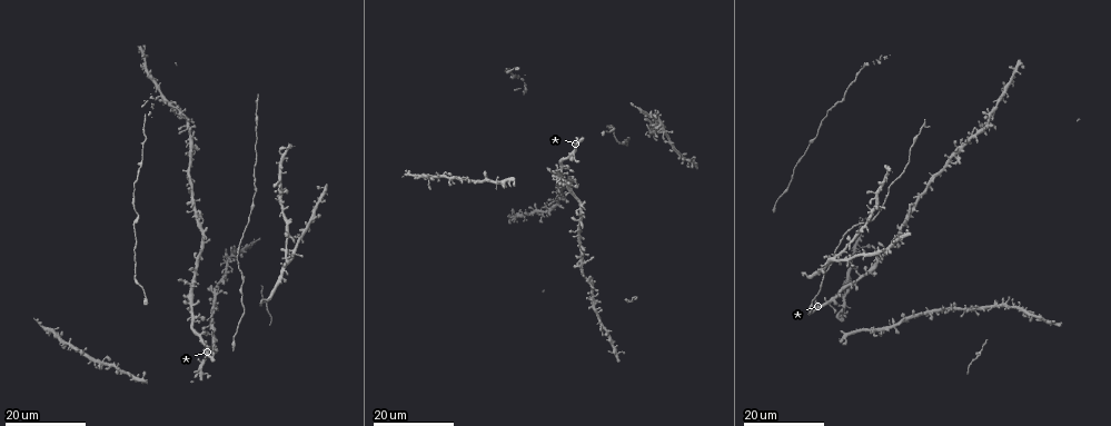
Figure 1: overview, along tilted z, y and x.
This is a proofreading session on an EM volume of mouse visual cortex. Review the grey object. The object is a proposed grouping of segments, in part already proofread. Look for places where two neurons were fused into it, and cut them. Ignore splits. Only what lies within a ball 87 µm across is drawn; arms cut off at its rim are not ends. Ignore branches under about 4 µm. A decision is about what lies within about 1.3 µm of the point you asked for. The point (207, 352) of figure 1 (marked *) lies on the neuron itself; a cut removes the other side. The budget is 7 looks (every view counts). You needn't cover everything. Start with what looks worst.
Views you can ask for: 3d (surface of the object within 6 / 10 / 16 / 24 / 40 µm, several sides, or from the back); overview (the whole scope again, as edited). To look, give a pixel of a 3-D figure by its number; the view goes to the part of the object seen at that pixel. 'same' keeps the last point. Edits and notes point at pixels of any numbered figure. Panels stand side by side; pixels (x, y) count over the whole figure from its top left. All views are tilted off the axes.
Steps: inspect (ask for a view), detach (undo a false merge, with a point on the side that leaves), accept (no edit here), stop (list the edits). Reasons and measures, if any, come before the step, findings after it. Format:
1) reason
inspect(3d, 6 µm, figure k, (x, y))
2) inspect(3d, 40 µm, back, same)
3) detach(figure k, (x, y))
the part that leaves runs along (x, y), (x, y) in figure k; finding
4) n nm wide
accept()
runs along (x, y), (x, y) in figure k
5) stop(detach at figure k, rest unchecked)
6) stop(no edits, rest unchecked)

inspect(3d, 16 µm, figure 1, (958, 149))

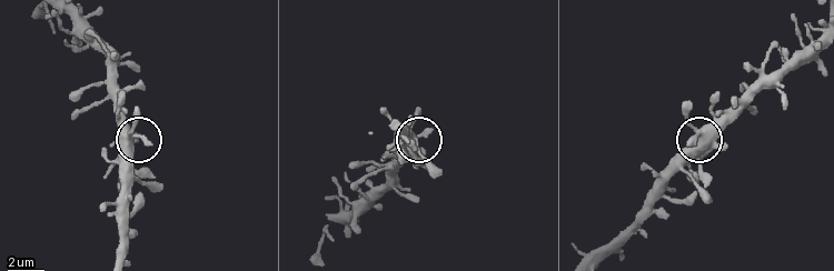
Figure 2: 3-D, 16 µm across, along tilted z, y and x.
inspect(3d, 10 µm, figure 2, (137, 136))

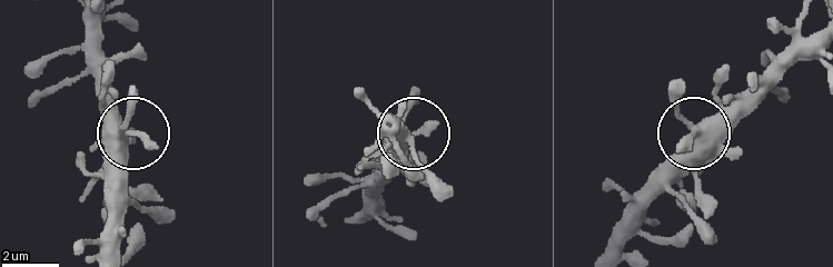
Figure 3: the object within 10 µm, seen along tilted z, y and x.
accept()
one neuron here

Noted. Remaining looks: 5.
thick turns thin
inspect(3d, 16 µm, figure 1, (980, 353))

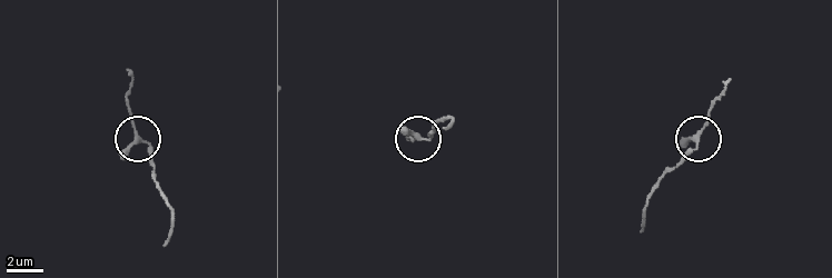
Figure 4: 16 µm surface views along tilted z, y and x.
inspect(3d, 10 µm, figure 4, (135, 129))

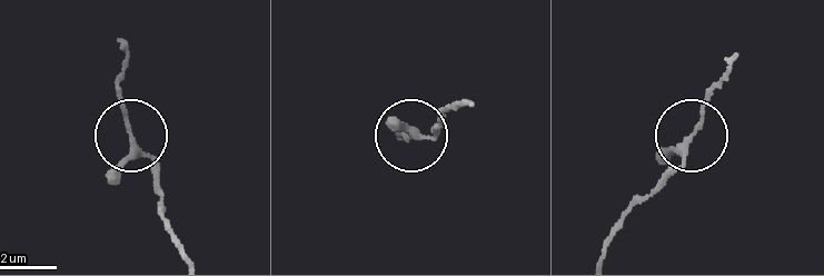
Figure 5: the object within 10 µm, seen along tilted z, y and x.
3 arms
accept()
all the same neuron

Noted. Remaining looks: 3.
looks like a crossing
inspect(3d, 24 µm, figure 1, (830, 302))

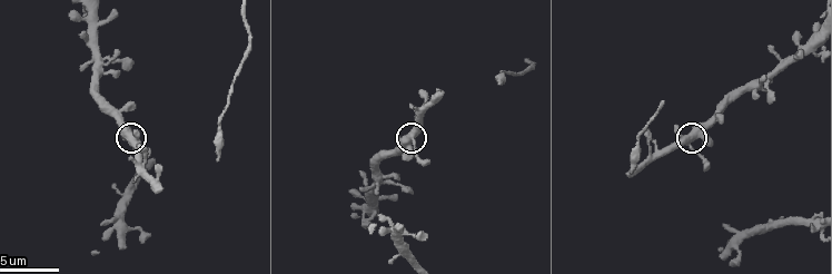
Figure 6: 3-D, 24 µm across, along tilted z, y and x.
inspect(3d, 6 µm, figure 6, (131, 143))

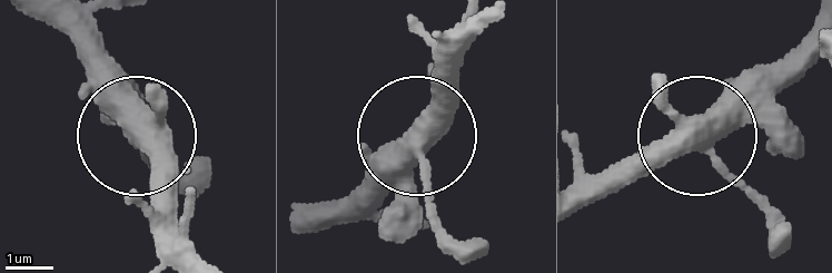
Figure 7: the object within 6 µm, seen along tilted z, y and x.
inspect(3d, 6 µm, back, figure 7, (418, 147))

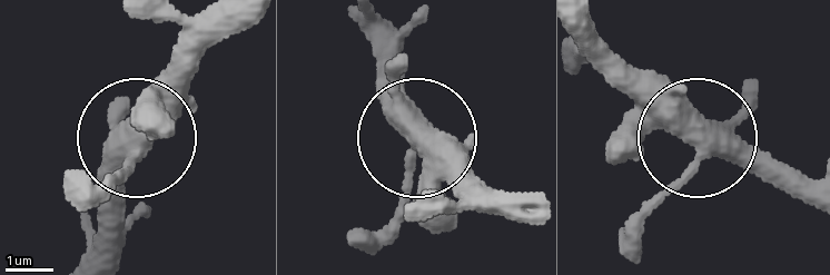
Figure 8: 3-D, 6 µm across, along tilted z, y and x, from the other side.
410 nm wide
accept()
one neuron here

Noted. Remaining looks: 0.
stop(no edits, rest unchecked)

